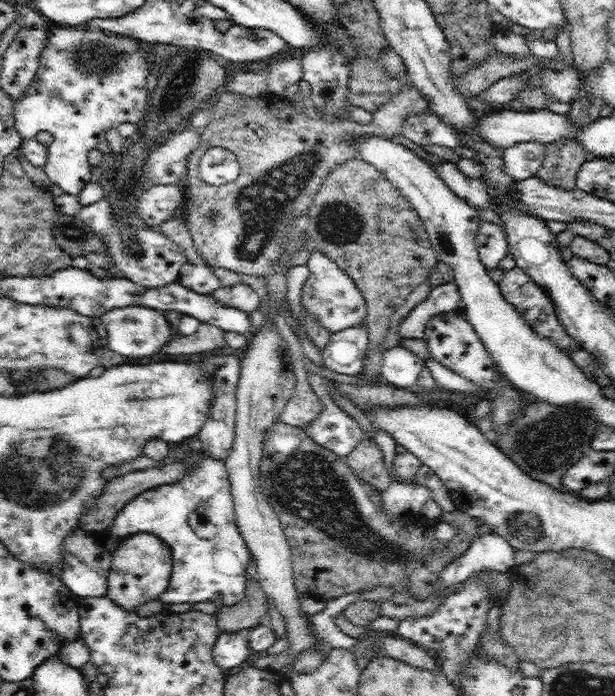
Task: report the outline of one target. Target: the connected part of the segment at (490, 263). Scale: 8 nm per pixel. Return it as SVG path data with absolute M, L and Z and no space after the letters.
M482 220L475 241L480 261L486 271L496 269L498 264L510 254L506 233L496 222Z

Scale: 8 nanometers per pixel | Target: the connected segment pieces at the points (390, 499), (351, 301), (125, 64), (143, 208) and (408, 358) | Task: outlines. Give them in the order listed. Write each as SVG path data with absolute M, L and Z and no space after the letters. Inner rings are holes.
M392 481L381 494L382 506L390 516L419 515L424 502L431 498L432 491L416 482Z
M319 250L311 253L307 263L311 275L307 278L301 294L301 305L304 309L312 313L330 334L365 322L366 301L352 277Z
M58 26L48 30L46 46L40 54L34 80L18 100L15 100L15 128L24 139L36 138L41 131L49 132L54 142L48 146L47 164L43 170L52 183L58 185L64 193L80 195L91 182L93 166L88 162L88 153L97 149L97 144L105 140L107 131L117 129L120 124L129 122L138 124L144 119L144 110L148 100L145 88L150 72L146 62L146 53L140 51L138 40L109 31L85 27Z
M152 185L140 198L135 213L151 228L174 217L176 209L182 207L183 192L177 185Z
M401 344L385 350L382 360L380 379L401 389L414 389L425 367L425 361Z

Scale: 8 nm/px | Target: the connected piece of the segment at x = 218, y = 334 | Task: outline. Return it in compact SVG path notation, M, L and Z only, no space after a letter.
M200 322L196 332L191 335L174 336L168 344L164 344L156 354L196 354L212 351L226 345L224 331L213 324Z

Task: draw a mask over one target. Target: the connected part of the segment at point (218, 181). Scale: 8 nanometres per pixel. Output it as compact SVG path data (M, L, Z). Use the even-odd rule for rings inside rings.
M221 147L210 148L198 165L198 176L203 182L221 187L236 180L241 172L236 156Z

